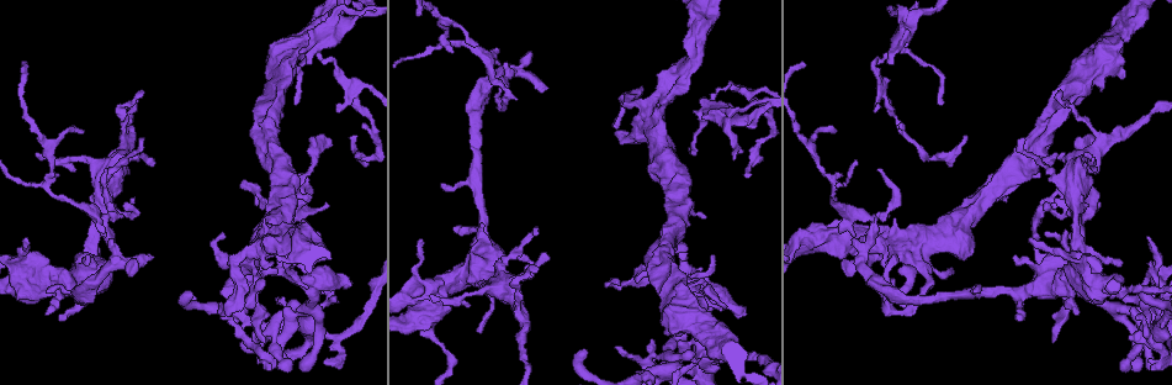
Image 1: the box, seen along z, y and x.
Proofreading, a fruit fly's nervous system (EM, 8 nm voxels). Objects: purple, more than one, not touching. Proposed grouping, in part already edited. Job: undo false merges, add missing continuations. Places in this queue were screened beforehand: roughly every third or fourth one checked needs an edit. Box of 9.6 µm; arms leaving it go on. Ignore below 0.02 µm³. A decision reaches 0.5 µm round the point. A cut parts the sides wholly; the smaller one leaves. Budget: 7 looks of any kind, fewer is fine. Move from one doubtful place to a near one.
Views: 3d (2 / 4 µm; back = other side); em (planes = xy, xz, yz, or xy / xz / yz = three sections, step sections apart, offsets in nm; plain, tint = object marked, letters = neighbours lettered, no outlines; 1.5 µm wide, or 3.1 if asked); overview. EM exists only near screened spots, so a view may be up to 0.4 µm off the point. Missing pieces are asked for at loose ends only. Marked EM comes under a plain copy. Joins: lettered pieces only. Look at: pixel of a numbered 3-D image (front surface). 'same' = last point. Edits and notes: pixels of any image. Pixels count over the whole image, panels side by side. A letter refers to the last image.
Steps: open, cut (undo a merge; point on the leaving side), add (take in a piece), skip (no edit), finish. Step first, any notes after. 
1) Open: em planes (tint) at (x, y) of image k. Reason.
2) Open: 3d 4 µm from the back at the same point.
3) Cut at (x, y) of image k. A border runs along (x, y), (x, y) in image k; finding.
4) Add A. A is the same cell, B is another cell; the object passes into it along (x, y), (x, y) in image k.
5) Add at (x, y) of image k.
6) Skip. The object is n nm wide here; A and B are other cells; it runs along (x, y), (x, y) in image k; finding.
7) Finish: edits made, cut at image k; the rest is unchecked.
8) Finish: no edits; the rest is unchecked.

Open: 3d 2 µm at (1153, 109) of image 1. A narrow waist.

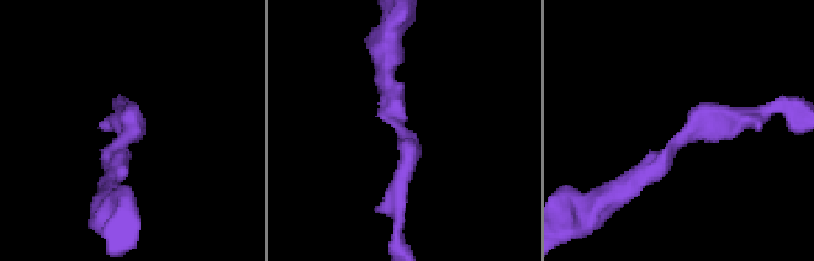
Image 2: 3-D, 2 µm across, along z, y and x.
Open: em planes (tint) at (683, 135) of image 2. Shape alone is not enough.

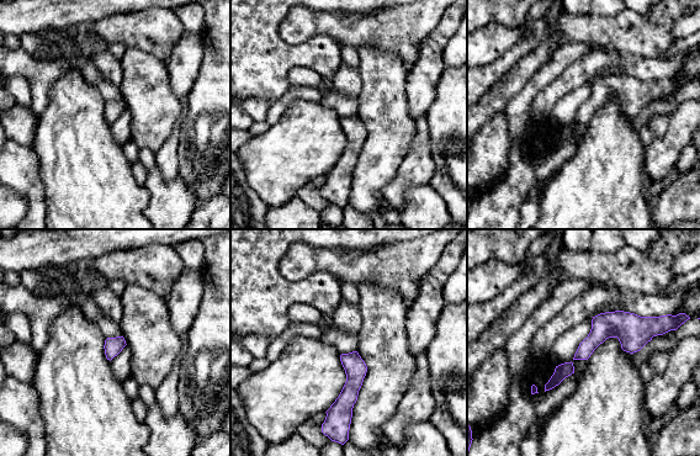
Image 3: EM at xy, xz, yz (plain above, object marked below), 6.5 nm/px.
Open: em planes (letters) at the same point. What lies round it.

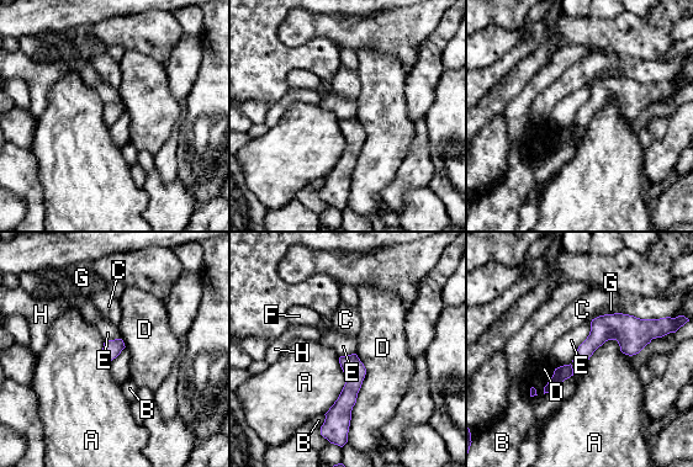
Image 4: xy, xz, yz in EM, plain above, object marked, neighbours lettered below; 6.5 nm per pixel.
Skip. The object is 120 nm wide here; A, B, C, D, E, F, G and H are other cells; all the same cell.

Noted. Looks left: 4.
Open: em planes (tint) at (144, 91) of image 1. Tapers out.

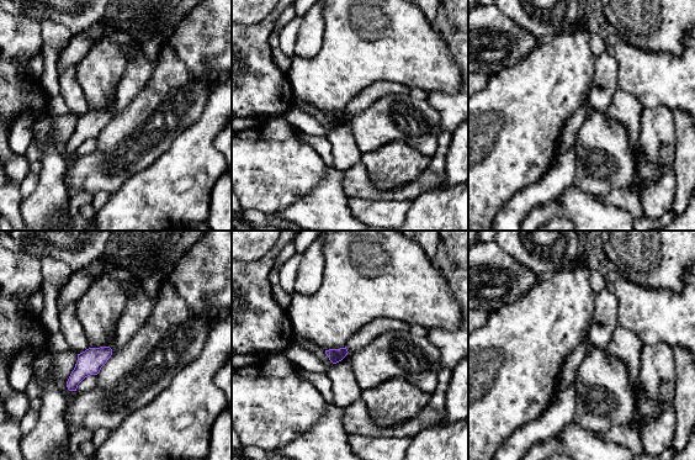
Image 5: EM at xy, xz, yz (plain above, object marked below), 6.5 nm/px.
Open: em planes (letters) at the same point.

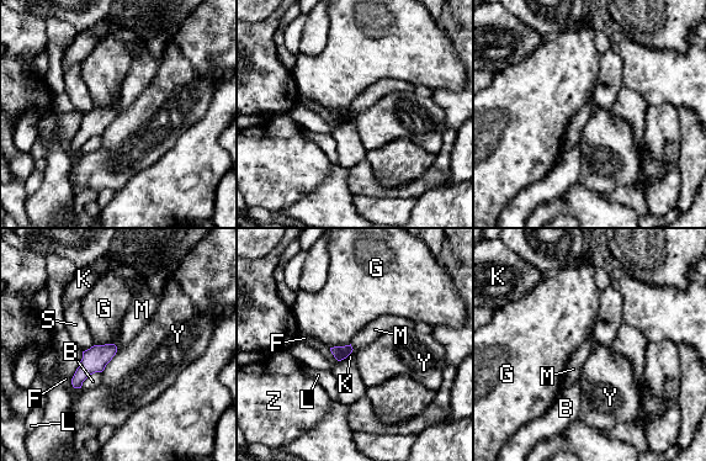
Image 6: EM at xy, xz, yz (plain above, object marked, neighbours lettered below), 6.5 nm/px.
Skip. B, F, G, K, L, M, S, Y and Z are other cells; no lettered piece goes on from it.

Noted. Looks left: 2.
Open: 3d 4 µm at (138, 266) of image 1. An open end.

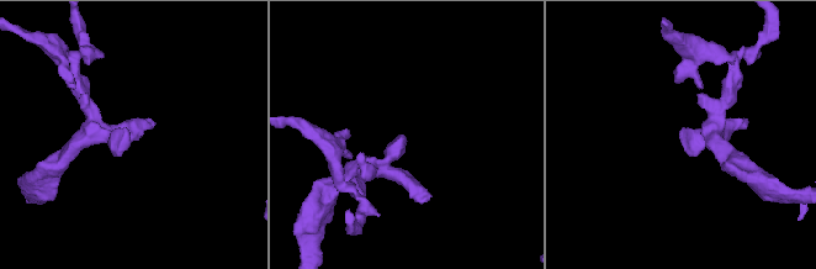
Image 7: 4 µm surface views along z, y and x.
Open: em planes (letters) at (125, 132) of image 7. Need the tissue.

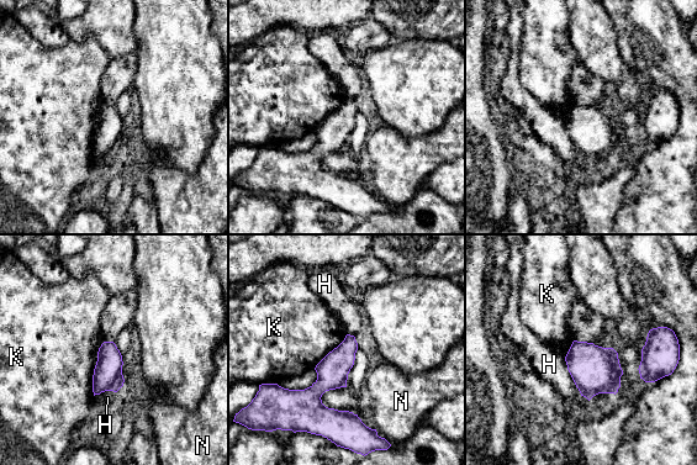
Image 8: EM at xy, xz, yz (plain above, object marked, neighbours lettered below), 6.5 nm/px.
Skip. H, K and N are other cells; a border runs along (104, 341), (94, 369), (93, 395) in image 8; no lettered piece goes on from it.

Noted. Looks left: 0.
Finish: no edits; the rest is unchecked.

